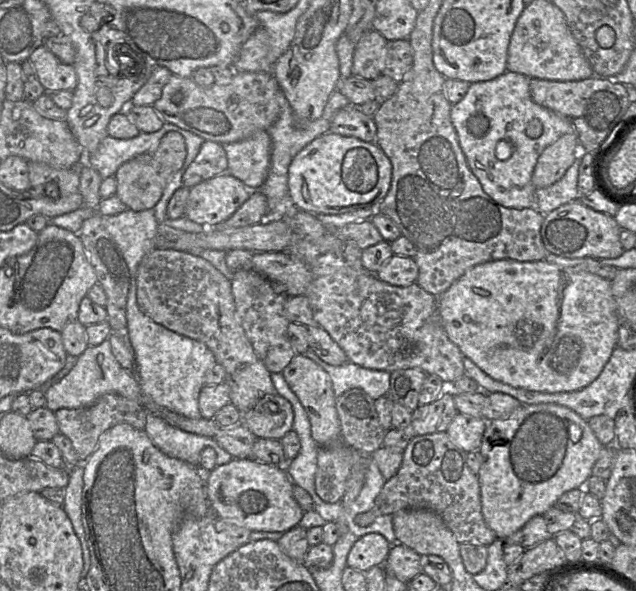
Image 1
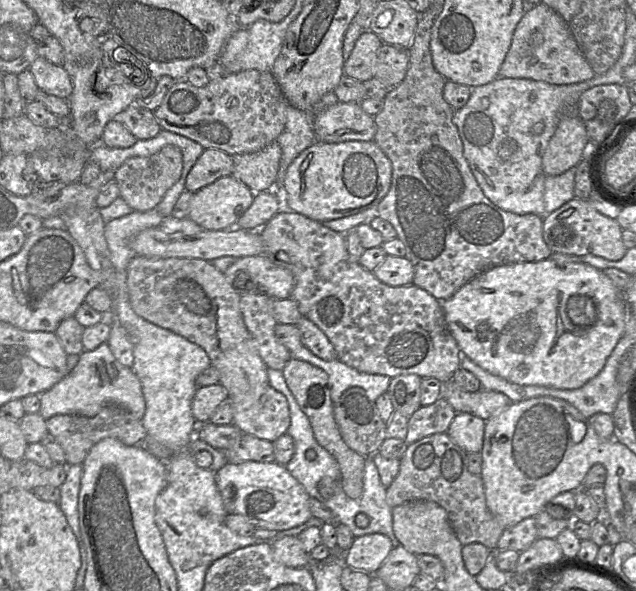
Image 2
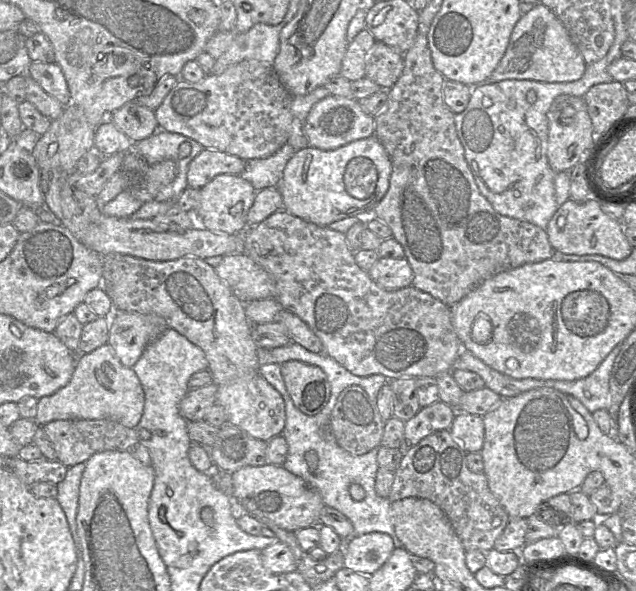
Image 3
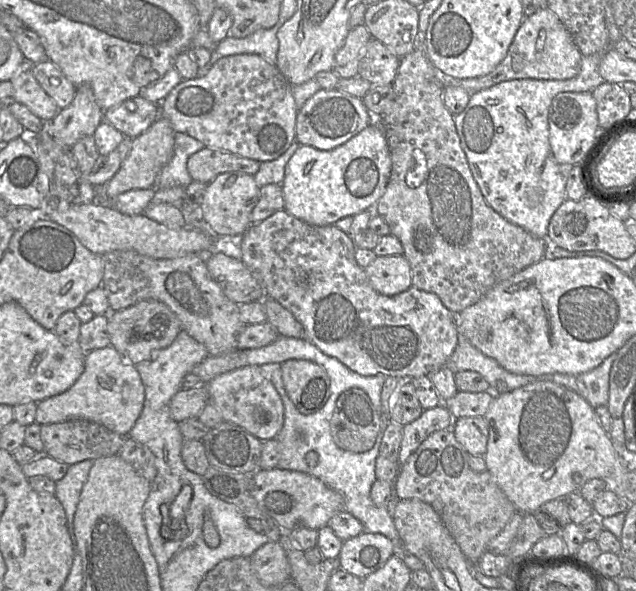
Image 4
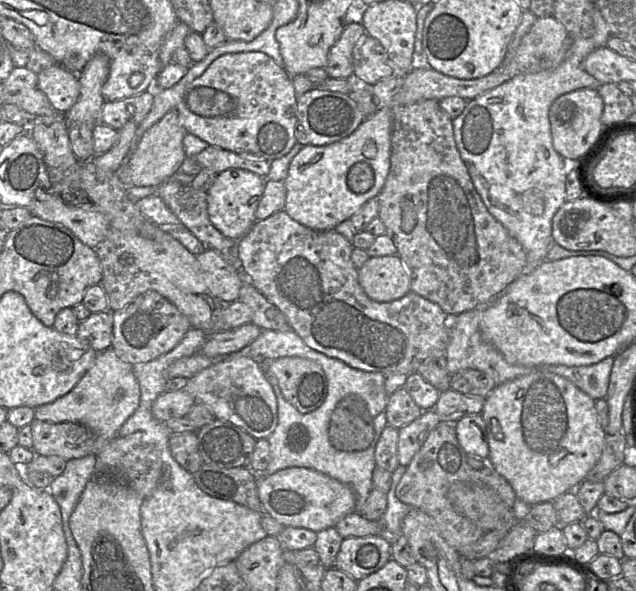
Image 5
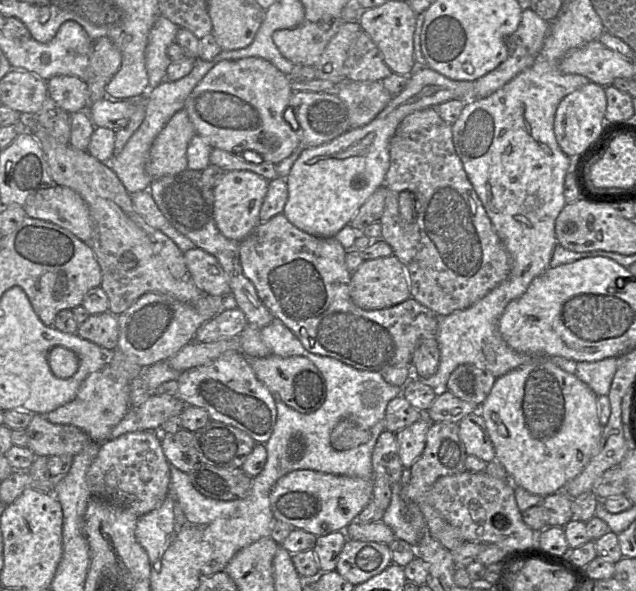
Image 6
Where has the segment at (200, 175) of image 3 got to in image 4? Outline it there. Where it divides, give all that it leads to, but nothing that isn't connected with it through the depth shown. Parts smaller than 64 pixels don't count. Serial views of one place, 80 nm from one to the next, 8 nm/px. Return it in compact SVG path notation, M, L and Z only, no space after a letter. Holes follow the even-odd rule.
M207 147L191 155L187 162L187 170L193 181L204 184L209 184L218 175L227 172L254 176L259 167L258 161Z

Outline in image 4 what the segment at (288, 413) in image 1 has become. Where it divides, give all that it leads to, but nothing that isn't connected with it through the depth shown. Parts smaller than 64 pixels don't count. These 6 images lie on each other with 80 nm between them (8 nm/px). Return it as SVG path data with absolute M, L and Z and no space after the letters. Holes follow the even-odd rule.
M247 365L217 375L205 385L209 402L215 405L223 421L240 426L266 441L277 436L284 423L284 406L273 384L261 373L259 366Z

